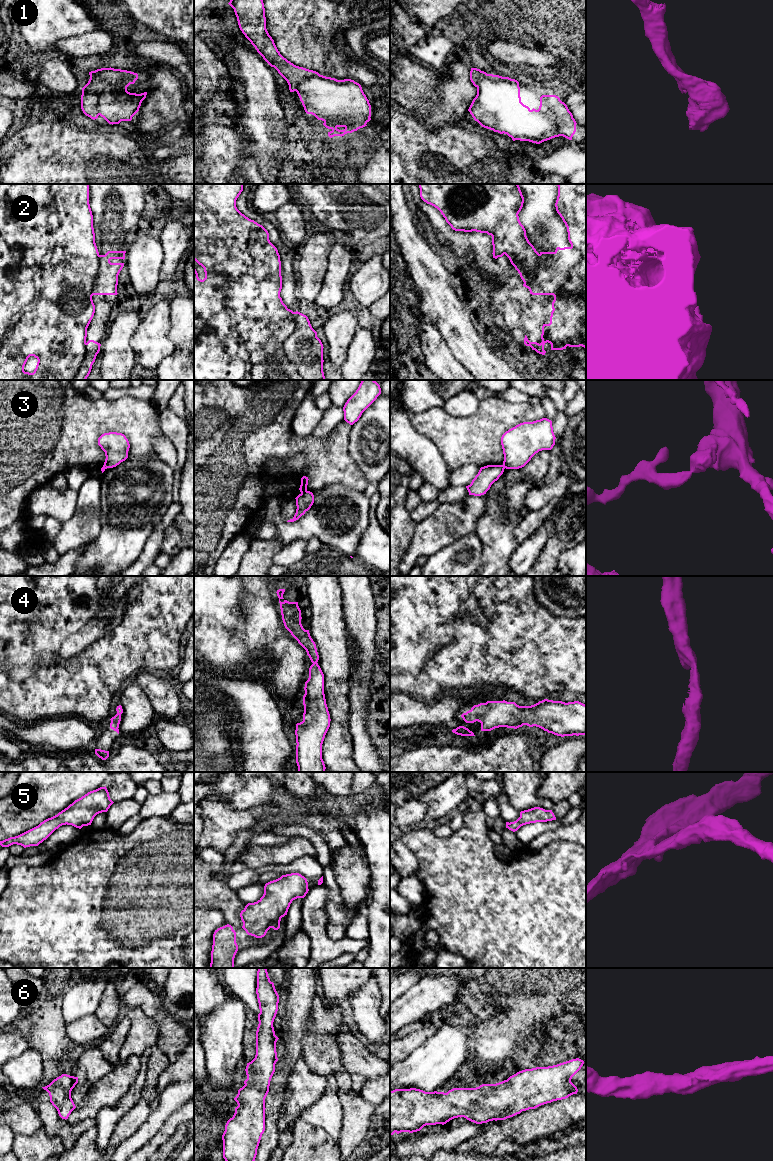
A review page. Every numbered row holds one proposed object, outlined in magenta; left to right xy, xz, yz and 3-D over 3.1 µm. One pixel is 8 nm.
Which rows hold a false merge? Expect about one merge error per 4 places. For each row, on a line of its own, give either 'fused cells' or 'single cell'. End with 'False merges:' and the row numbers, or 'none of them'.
1: single cell
2: fused cells
3: fused cells
4: single cell
5: single cell
6: single cell
False merges: 2, 3

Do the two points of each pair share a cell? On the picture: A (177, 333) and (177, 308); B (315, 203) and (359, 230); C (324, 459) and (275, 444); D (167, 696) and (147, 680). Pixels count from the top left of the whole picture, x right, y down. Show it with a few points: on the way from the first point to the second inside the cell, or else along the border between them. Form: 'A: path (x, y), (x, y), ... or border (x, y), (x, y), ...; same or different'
A: path (177, 327), (177, 314); same
B: path (326, 203), (332, 203), (348, 219); same
C: path (312, 448), (308, 445), (287, 444); same
D: path (162, 694), (152, 685); same

